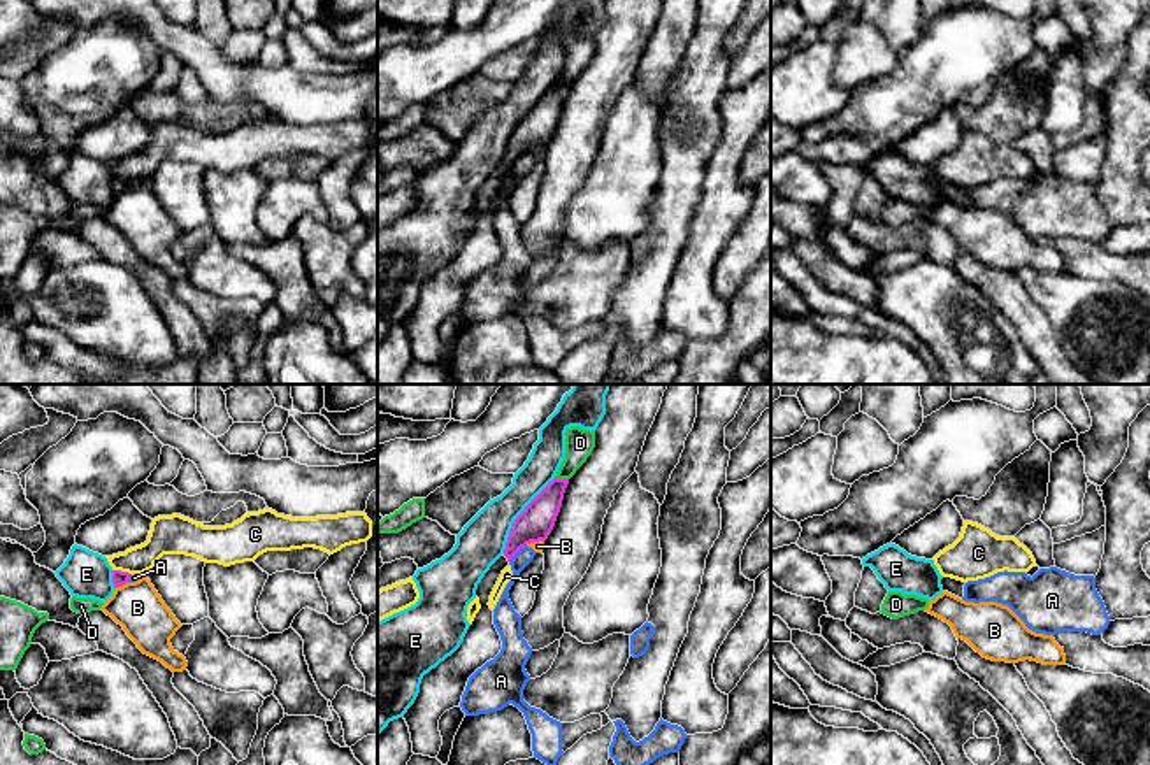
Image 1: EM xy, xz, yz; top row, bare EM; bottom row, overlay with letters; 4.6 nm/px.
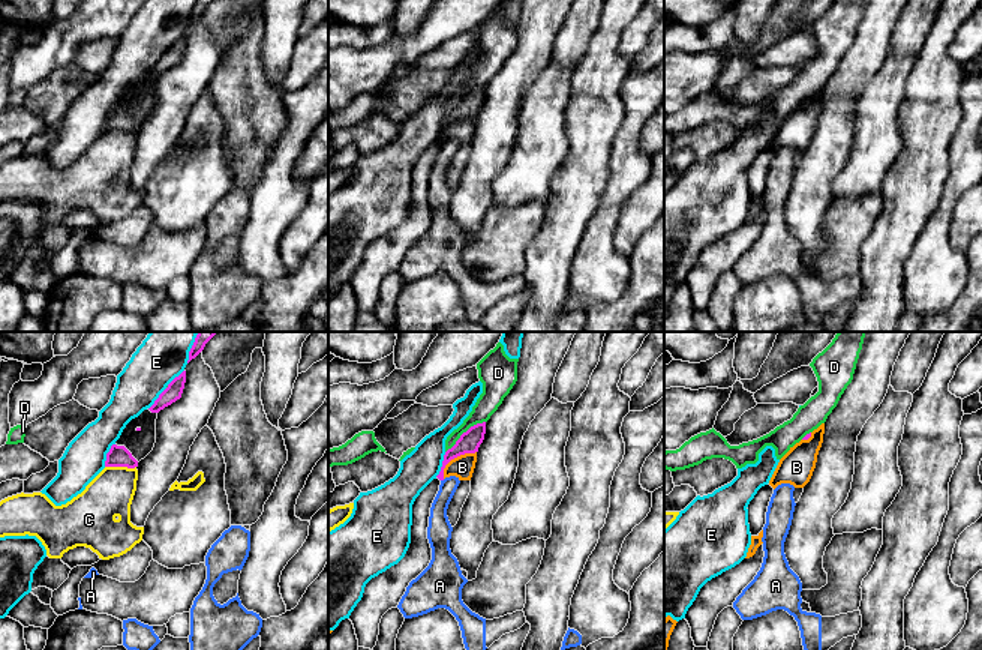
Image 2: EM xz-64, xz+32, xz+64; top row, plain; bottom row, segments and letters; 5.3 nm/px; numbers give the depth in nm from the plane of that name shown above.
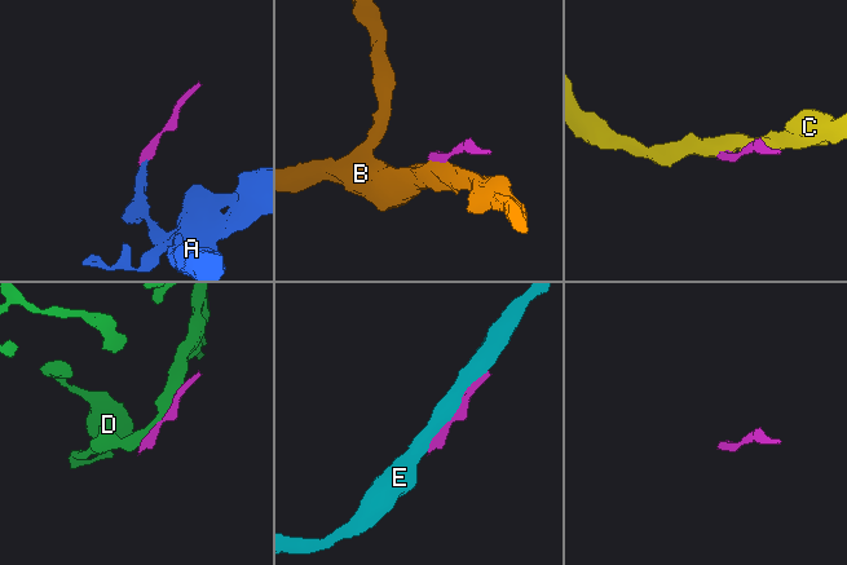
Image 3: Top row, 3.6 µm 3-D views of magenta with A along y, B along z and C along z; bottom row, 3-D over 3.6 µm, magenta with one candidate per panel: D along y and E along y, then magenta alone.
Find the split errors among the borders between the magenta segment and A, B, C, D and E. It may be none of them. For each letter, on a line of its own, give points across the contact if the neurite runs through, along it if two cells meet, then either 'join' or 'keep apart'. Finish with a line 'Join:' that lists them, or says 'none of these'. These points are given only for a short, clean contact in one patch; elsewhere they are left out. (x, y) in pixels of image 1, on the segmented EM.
A: border along xz (525, 544), (510, 564); keep apart
B: border along xy (127, 581), (116, 588); keep apart
C: border along xy (113, 569), (132, 574); keep apart
D: keep apart
E: keep apart
Join: none of these

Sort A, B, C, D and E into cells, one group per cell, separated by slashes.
A / B / C / D / E

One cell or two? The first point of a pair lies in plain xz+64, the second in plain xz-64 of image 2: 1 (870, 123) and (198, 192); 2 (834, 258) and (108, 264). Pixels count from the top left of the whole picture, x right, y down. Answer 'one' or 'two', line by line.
1: one
2: one

